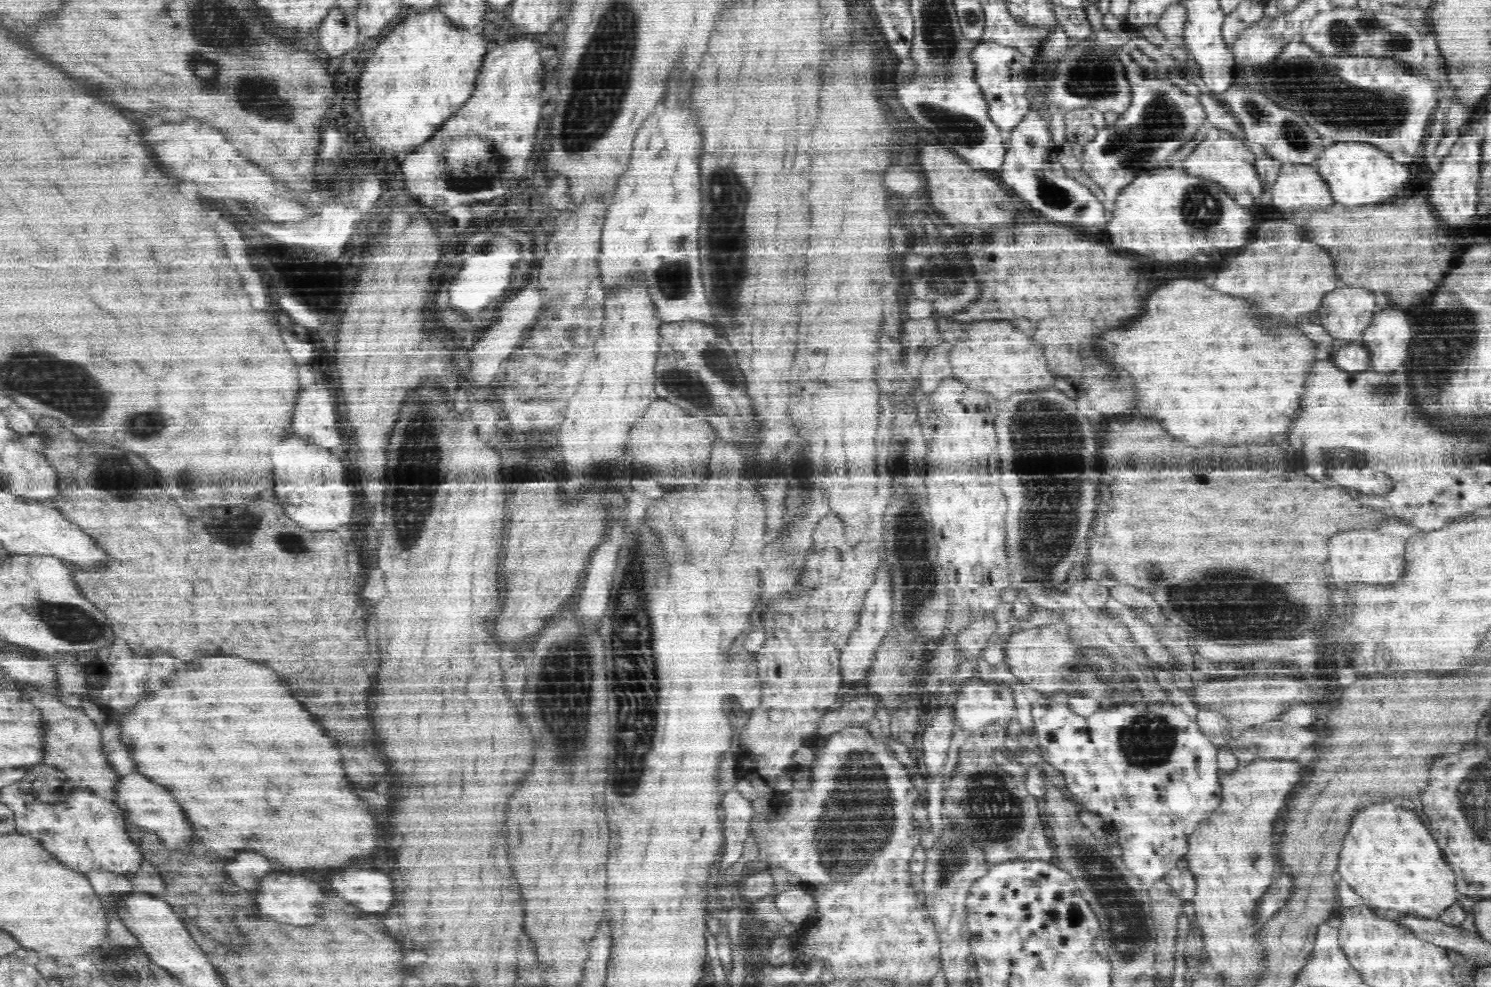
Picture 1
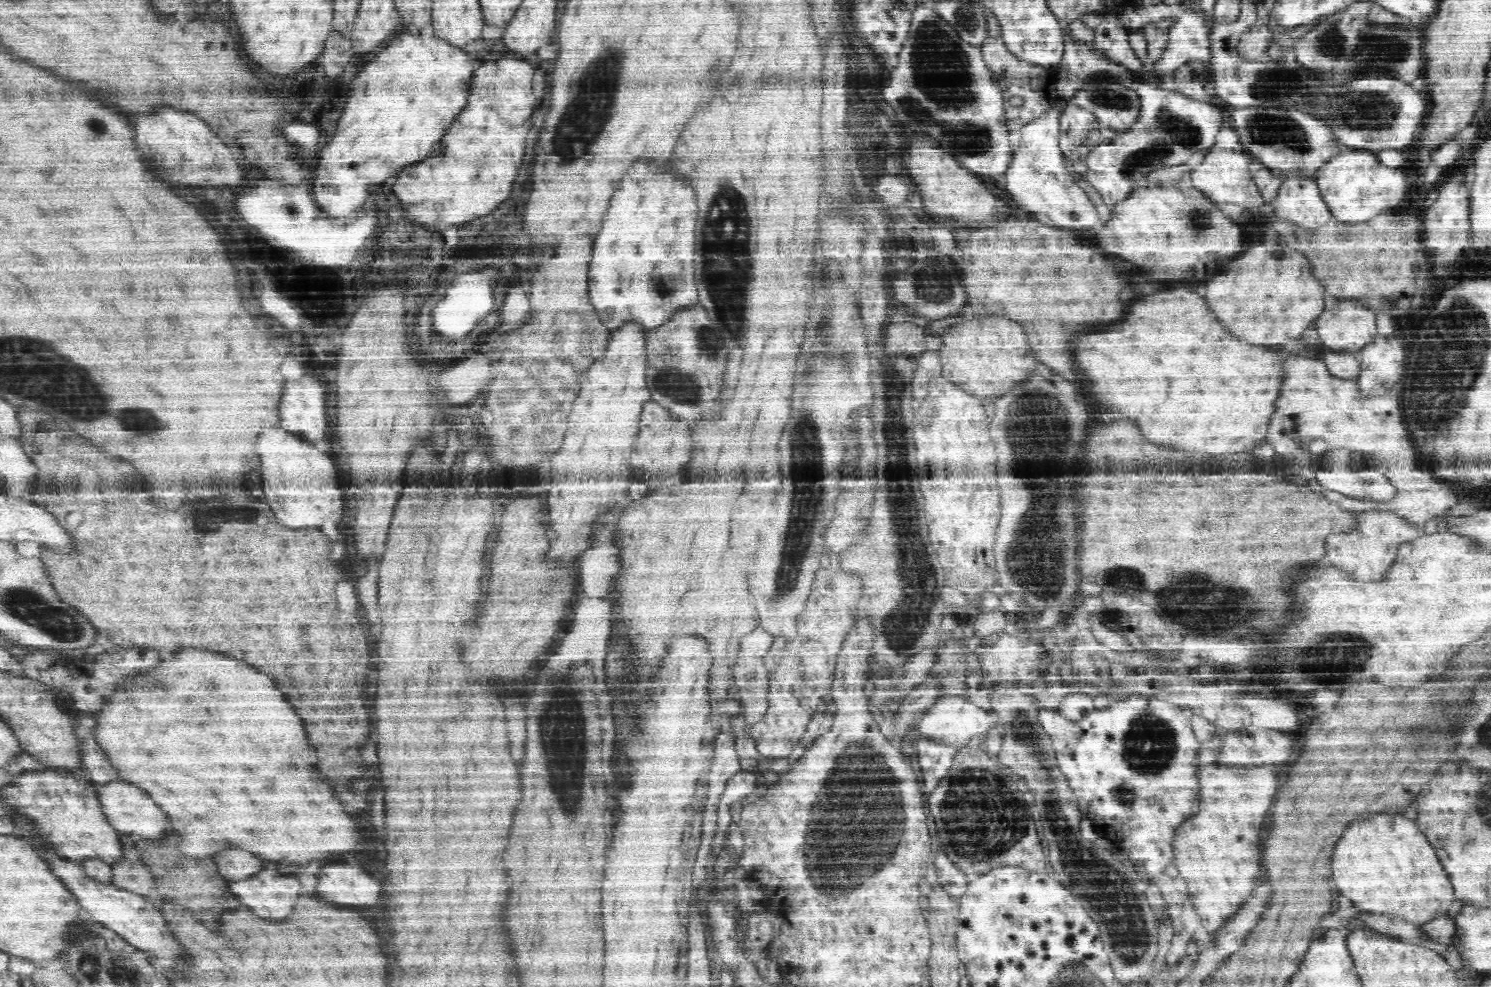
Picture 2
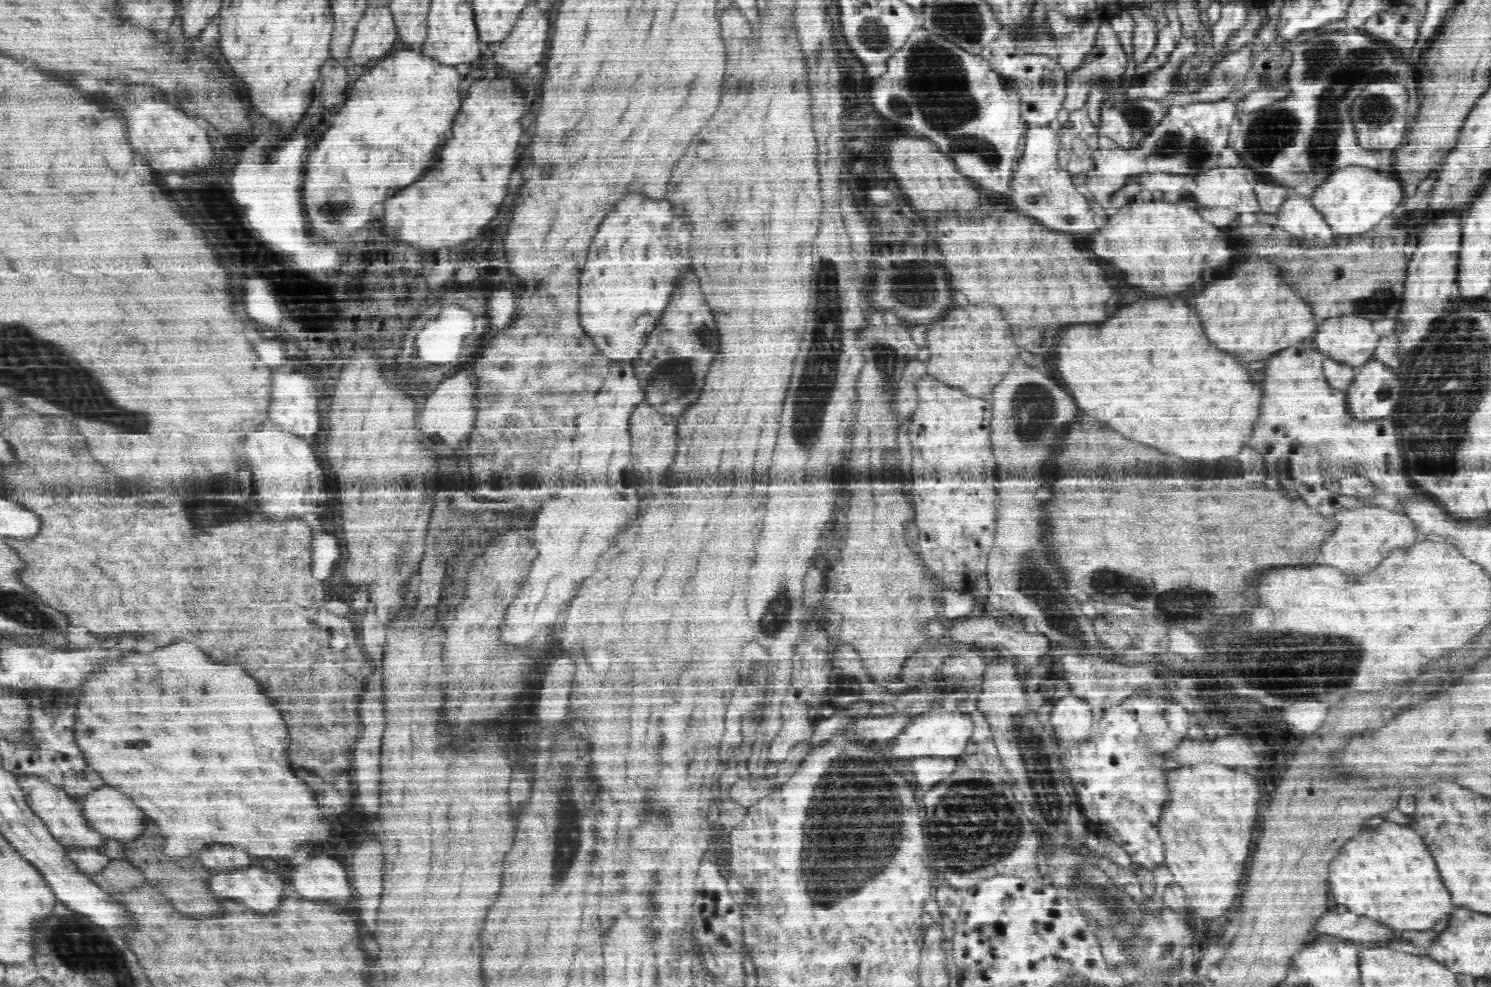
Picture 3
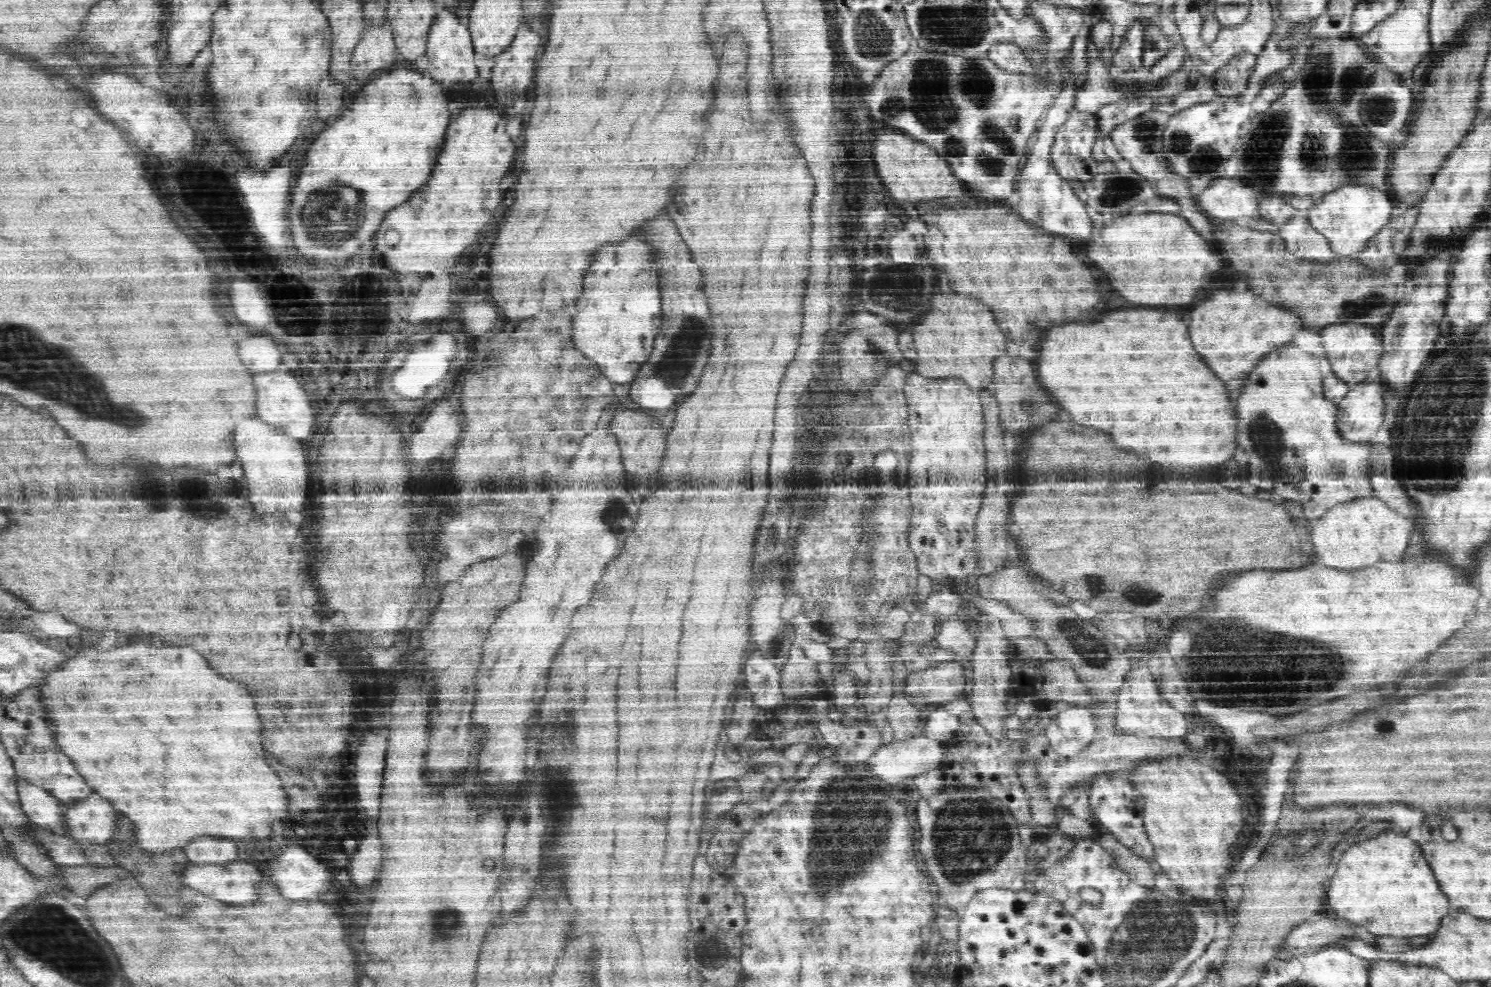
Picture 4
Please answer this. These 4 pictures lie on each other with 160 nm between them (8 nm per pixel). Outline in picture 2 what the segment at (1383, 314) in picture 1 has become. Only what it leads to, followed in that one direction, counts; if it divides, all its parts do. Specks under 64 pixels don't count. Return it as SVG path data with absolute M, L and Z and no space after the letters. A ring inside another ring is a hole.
M1392 333L1387 338L1376 334L1359 351L1362 371L1357 376L1359 388L1367 394L1391 392L1402 380L1406 344L1398 334Z

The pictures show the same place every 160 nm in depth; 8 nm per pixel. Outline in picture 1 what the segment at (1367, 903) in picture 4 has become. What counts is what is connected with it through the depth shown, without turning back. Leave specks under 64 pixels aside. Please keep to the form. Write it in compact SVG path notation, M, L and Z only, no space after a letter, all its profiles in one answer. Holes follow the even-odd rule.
M1392 800L1374 802L1354 818L1340 852L1338 872L1376 908L1410 912L1417 917L1439 918L1448 904L1454 904L1456 878L1428 830L1428 825L1422 824L1414 810L1396 808Z

